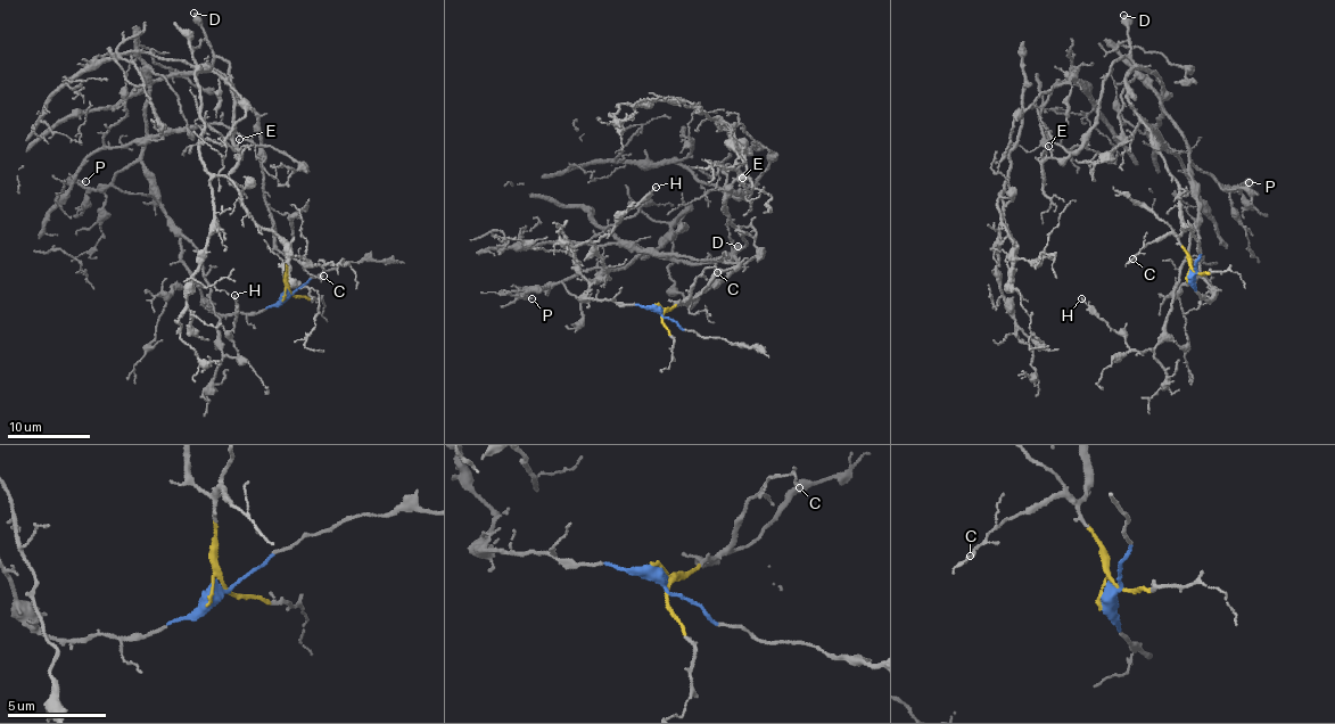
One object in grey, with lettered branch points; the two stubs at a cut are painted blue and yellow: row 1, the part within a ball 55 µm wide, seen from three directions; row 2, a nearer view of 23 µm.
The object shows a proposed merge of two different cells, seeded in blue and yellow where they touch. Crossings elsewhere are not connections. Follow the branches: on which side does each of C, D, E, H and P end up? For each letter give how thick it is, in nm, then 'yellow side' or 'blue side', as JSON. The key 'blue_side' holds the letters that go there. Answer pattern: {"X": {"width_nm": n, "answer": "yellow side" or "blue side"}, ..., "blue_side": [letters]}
{"C": {"width_nm": 90, "answer": "yellow side"}, "D": {"width_nm": 460, "answer": "yellow side"}, "E": {"width_nm": 80, "answer": "yellow side"}, "H": {"width_nm": 110, "answer": "blue side"}, "P": {"width_nm": 110, "answer": "blue side"}, "blue_side": ["H", "P"]}

